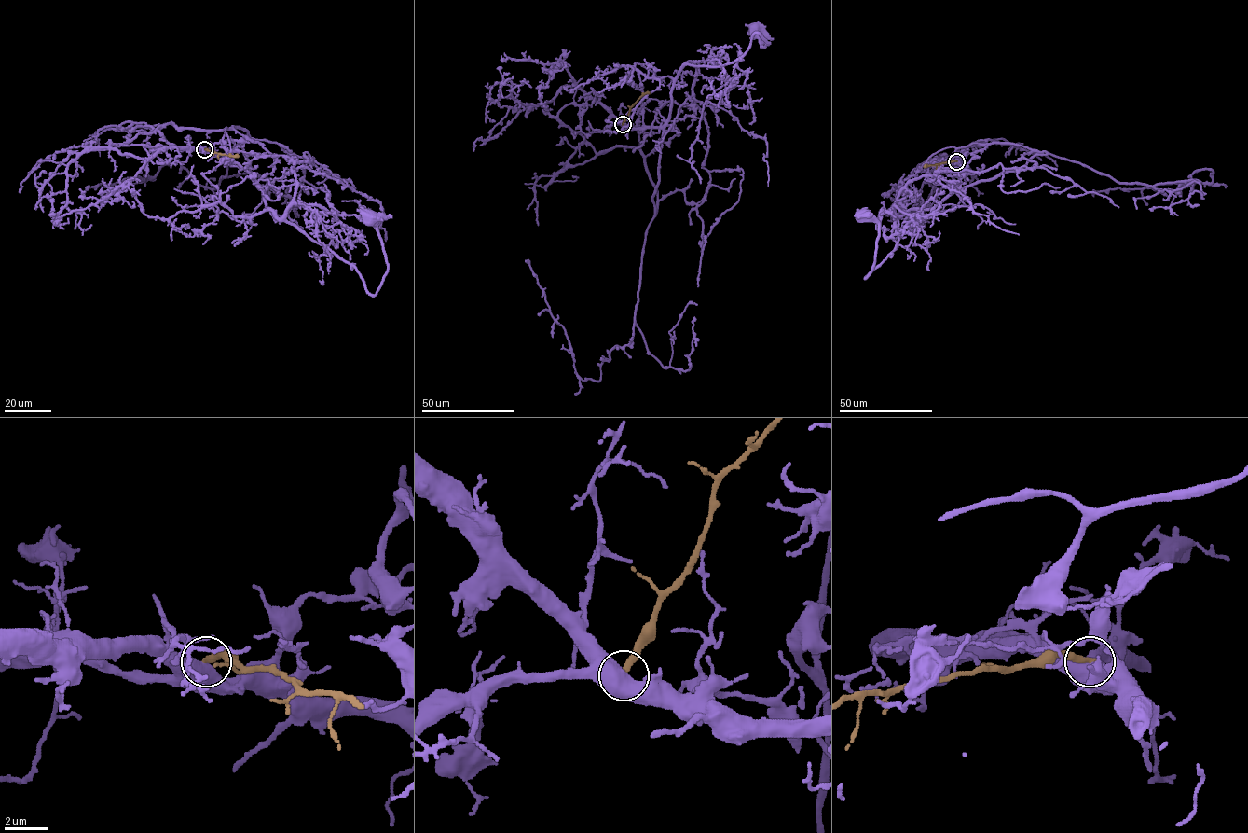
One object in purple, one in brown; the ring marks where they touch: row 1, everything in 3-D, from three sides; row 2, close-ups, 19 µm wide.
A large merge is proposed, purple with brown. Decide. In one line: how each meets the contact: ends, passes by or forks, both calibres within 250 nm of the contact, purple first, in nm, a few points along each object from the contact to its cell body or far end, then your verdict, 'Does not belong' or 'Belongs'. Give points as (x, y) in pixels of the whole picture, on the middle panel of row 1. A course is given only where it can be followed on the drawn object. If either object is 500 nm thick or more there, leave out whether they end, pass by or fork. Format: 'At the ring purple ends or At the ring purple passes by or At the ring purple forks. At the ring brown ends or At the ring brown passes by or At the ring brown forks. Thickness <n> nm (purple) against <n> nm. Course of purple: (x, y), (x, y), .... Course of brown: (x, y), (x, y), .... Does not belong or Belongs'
Thickness 700 nm (purple) against 300 nm. Course of purple: (622, 124), (661, 128), (674, 78), (685, 65), (733, 63), (755, 33), (769, 43), (761, 47), (755, 32). Course of brown: (622, 124), (630, 108), (650, 92). Does not belong

